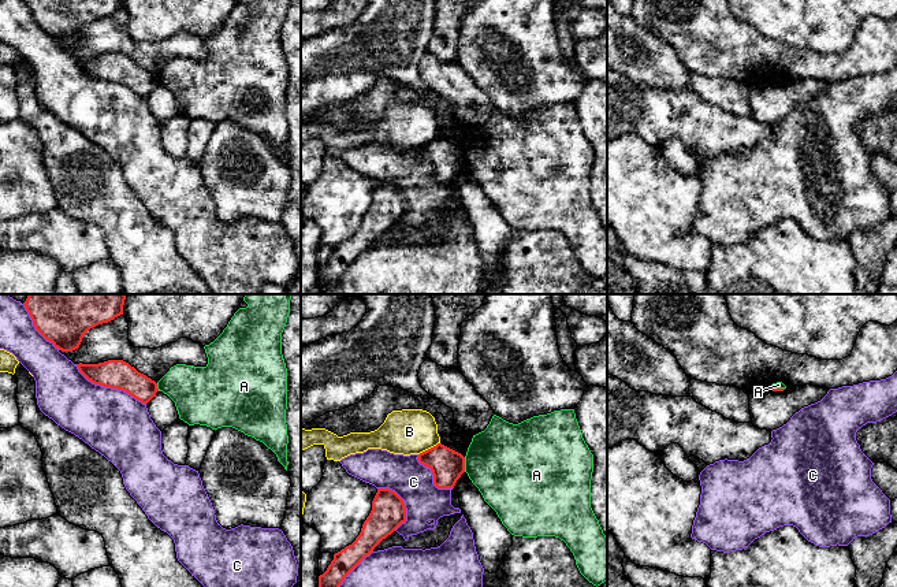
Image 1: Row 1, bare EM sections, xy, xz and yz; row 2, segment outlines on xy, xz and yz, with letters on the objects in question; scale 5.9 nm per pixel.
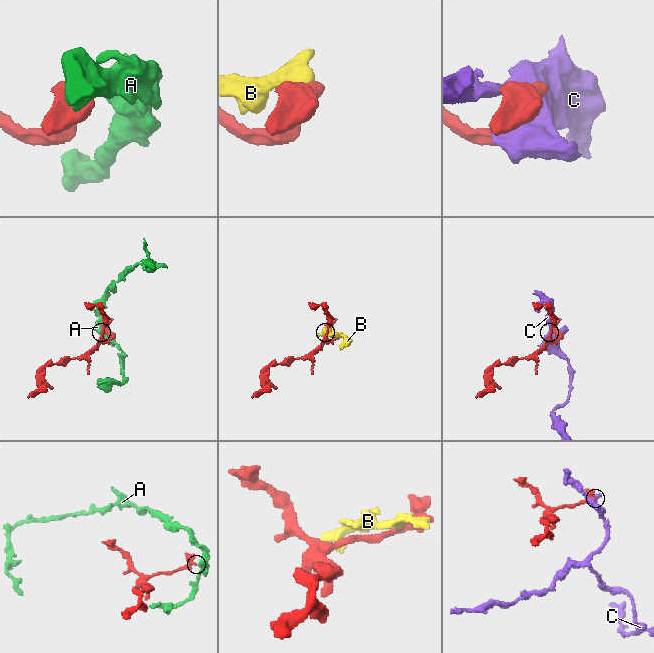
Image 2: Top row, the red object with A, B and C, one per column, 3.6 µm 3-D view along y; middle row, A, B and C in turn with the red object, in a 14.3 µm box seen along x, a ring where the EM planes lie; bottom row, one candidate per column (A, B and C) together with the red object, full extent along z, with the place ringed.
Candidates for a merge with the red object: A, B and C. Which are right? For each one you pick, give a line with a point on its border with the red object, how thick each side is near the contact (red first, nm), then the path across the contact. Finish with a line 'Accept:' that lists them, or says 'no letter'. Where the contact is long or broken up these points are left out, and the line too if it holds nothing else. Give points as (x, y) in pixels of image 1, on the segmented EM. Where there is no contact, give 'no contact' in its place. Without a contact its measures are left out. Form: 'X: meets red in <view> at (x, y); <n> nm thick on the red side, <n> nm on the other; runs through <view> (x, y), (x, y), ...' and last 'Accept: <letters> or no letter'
Accept: no letter

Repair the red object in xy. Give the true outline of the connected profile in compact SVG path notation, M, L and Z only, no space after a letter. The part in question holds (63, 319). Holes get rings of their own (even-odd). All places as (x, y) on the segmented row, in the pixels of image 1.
M29 294L23 305L46 341L72 352L90 328L123 315L124 300L124 294Z

